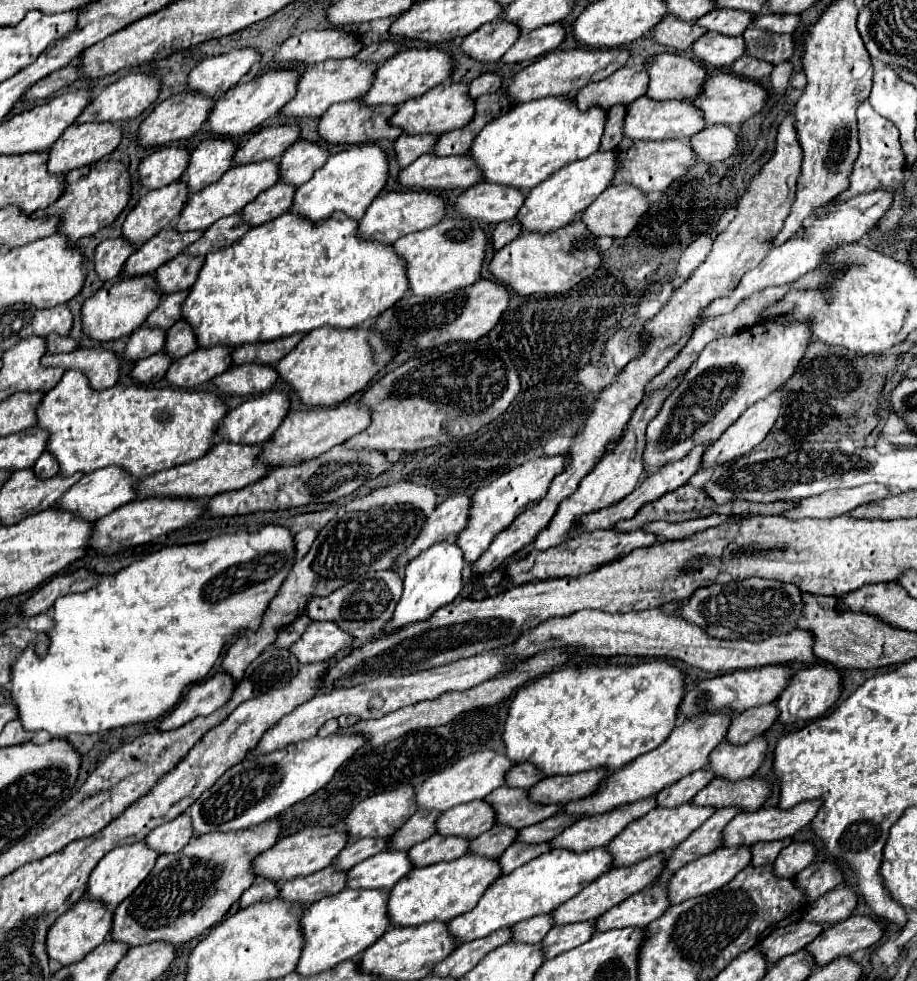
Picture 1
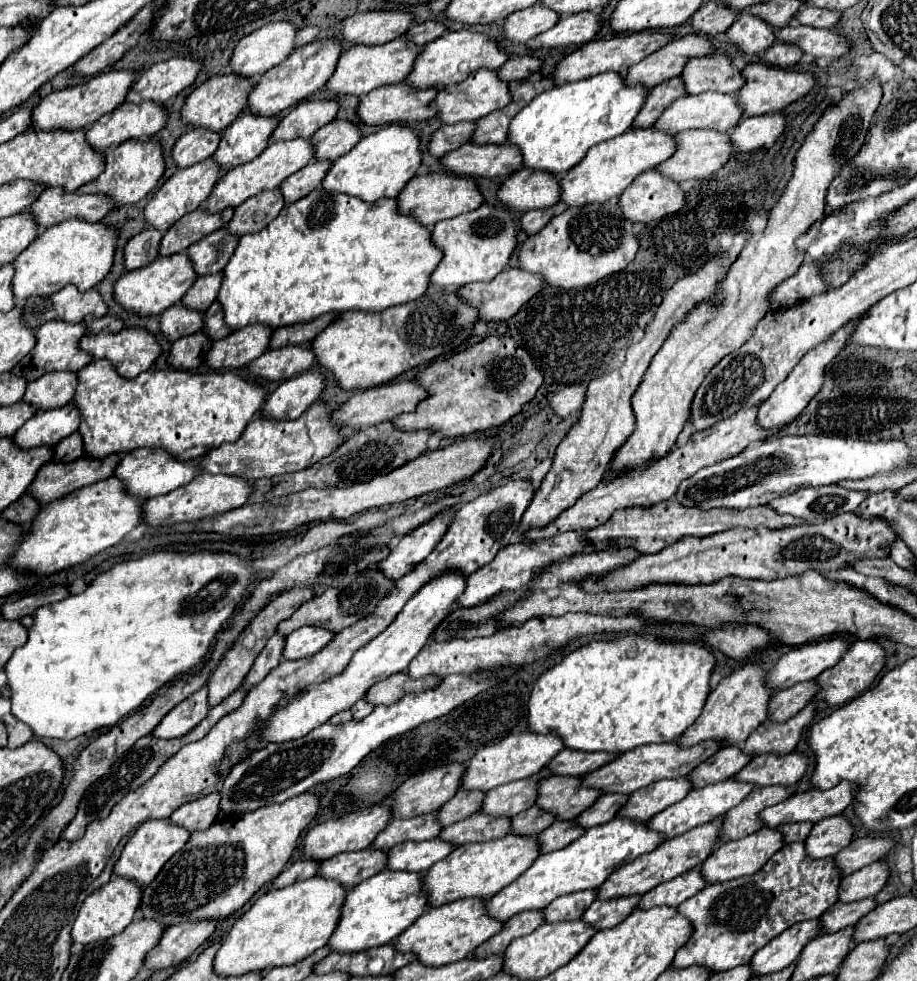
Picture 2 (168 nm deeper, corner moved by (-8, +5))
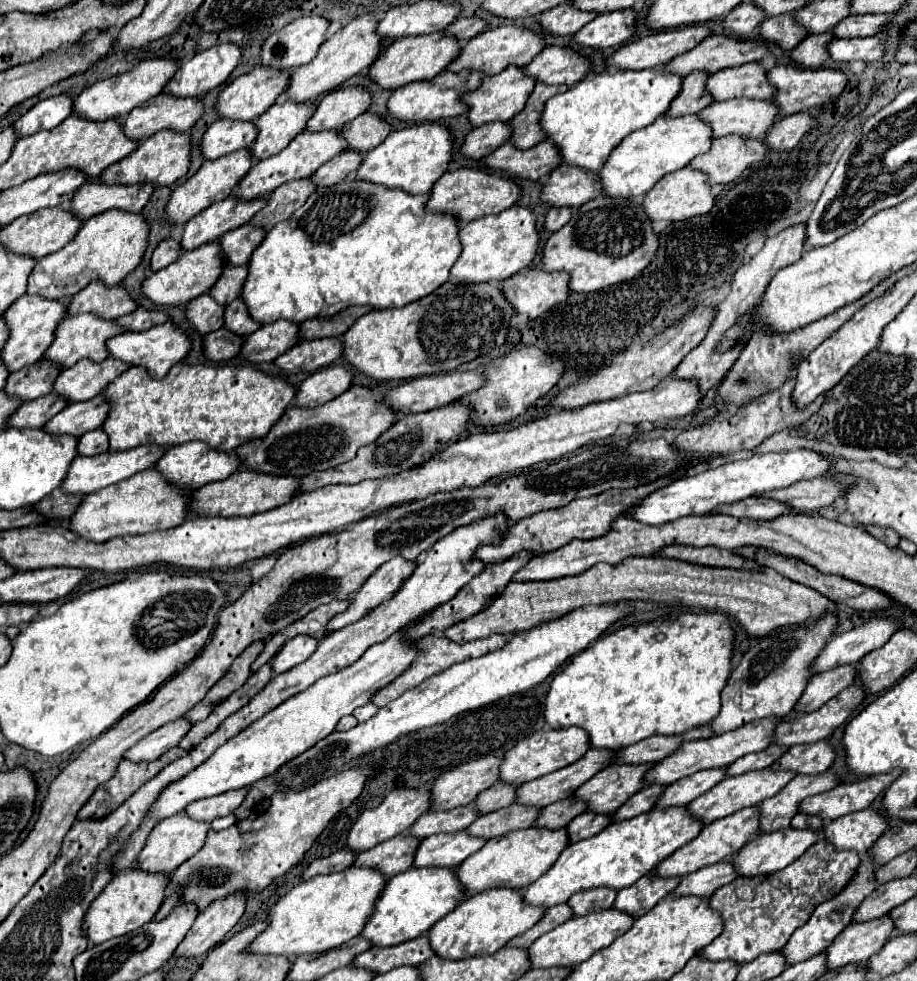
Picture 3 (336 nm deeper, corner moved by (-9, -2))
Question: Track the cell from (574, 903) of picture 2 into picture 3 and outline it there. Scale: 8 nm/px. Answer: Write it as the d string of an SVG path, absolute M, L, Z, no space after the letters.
M593 887L591 891L575 893L567 903L575 911L575 915L587 915L587 913L595 913L595 911L603 911L605 907L611 907L615 897L617 897L615 889Z

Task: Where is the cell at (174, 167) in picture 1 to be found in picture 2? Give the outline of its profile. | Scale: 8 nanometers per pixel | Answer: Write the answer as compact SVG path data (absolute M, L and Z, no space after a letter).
M190 130L184 136L180 136L172 146L172 162L178 170L194 166L206 158L210 158L218 148L218 132L210 130Z

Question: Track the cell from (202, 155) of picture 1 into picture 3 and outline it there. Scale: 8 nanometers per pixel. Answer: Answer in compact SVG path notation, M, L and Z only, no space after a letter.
M289 99L275 103L259 119L255 119L259 135L251 145L251 155L255 159L267 159L285 149L301 131L305 131L313 113L313 103L295 103Z

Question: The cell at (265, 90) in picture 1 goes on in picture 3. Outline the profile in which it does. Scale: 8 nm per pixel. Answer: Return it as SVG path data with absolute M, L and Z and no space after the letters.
M365 13L361 17L355 17L347 27L337 31L333 37L329 37L311 63L291 71L291 83L287 87L289 99L297 103L311 101L323 93L337 89L341 83L345 83L353 75L369 69L383 49L383 39L379 39L379 33L377 33L377 21L379 19L375 13Z

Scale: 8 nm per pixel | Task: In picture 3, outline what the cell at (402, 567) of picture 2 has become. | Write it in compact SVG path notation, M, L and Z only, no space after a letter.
M399 557L389 559L383 567L379 567L379 571L375 571L375 575L371 575L371 579L367 579L367 583L355 595L351 595L349 607L329 621L327 633L339 631L363 619L371 609L375 609L383 601L389 601L399 591L401 583L411 577L413 569L415 563L403 563L403 559Z

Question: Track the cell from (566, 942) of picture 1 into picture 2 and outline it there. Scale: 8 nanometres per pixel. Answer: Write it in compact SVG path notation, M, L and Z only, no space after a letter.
M630 896L630 898L620 898L620 900L610 900L610 902L600 902L594 900L590 908L584 912L582 920L592 926L594 930L606 930L616 924L620 924L638 904L640 896Z

